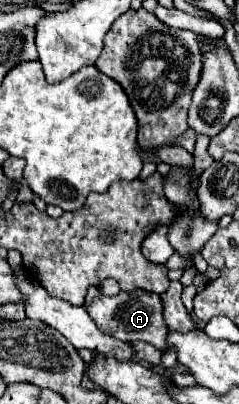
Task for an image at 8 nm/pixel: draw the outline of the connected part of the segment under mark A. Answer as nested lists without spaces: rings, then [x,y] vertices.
[[[119,292],[117,296],[99,296],[95,298],[95,302],[87,308],[89,316],[97,322],[97,326],[101,330],[105,330],[105,334],[115,334],[117,338],[123,338],[125,342],[149,342],[159,350],[165,350],[167,344],[167,322],[163,318],[163,300],[159,294],[143,294],[143,296],[131,296],[129,292]]]

